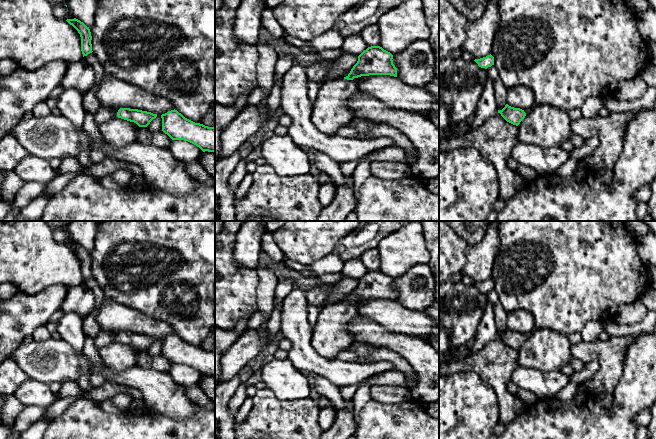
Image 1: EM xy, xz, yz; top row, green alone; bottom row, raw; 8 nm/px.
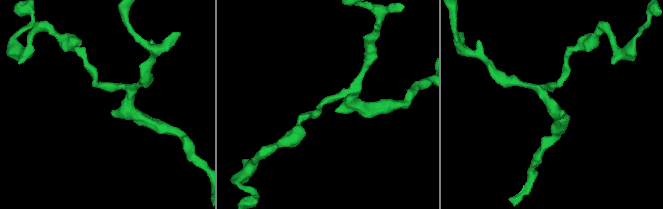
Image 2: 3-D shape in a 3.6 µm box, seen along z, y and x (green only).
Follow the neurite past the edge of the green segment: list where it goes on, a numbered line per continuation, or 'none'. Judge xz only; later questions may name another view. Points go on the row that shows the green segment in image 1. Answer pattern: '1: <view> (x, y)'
none

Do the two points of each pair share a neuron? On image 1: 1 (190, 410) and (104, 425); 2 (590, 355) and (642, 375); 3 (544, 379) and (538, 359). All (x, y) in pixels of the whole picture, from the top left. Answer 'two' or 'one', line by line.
1: two
2: two
3: two

